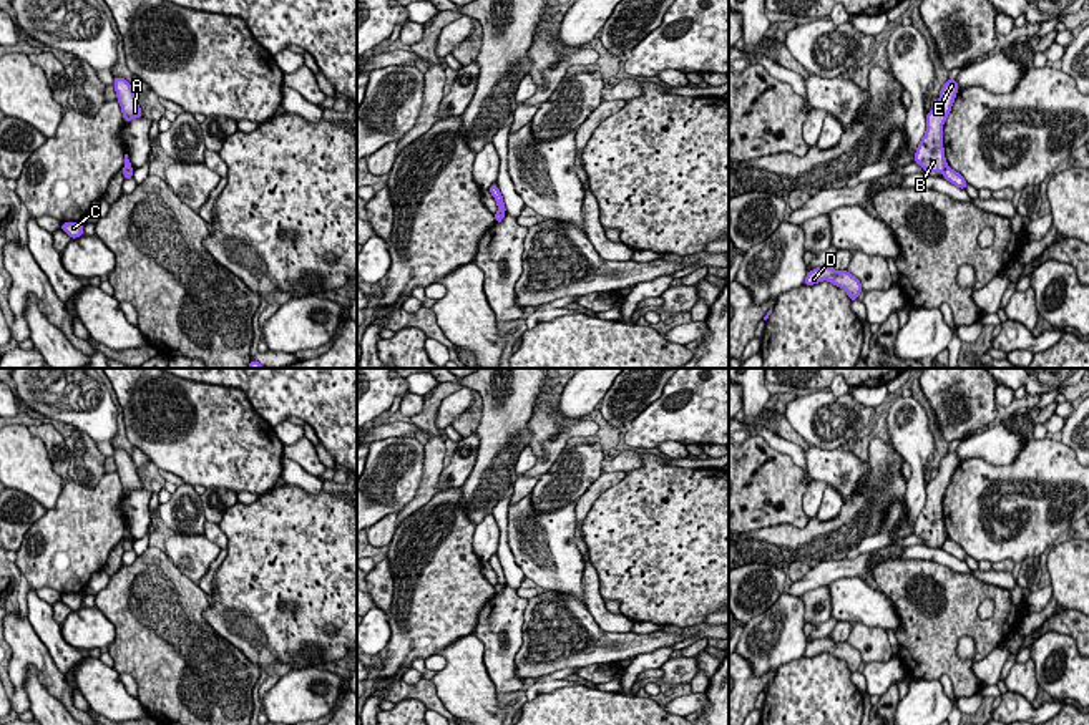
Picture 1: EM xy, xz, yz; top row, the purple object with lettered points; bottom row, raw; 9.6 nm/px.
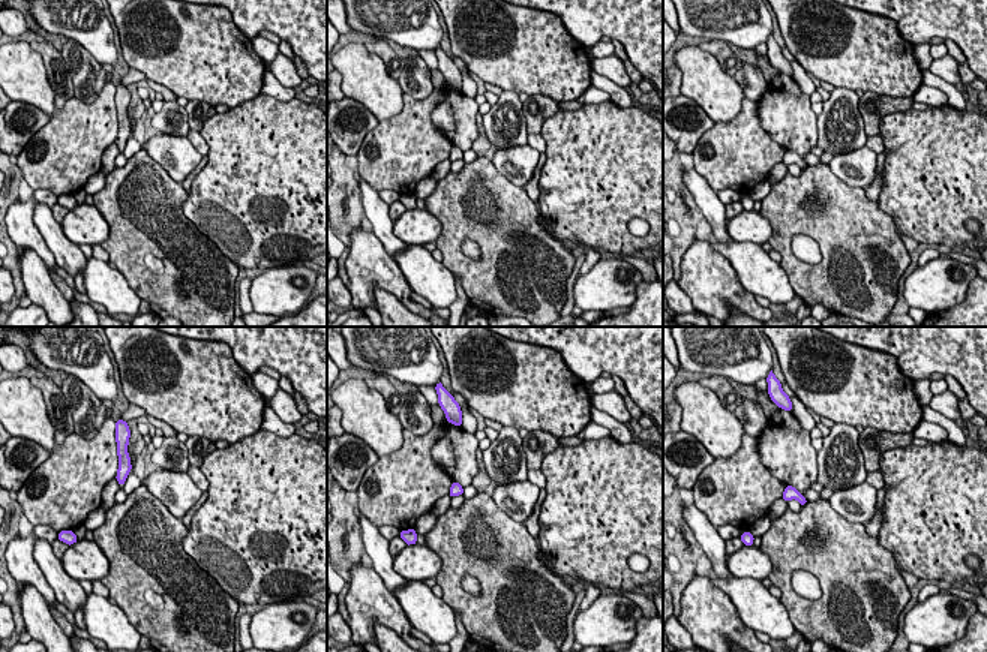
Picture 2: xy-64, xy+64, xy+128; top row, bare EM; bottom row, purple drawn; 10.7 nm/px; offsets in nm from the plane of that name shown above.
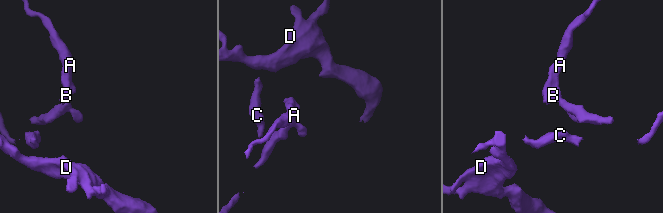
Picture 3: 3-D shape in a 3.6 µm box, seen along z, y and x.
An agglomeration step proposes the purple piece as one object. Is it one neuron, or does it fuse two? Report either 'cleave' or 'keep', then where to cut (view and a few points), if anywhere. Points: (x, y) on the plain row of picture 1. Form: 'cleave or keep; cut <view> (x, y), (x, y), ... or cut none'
cleave; cut yz (947, 538), (942, 543)

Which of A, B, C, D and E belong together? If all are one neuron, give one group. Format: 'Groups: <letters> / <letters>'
Groups: A B E / C D

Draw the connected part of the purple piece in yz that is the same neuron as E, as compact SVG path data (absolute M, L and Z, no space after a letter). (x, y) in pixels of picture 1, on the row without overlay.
M956 450L946 451L940 461L936 478L926 484L926 503L915 524L915 534L920 536L925 544L943 544L948 539L943 519L943 496L951 483L956 466Z

